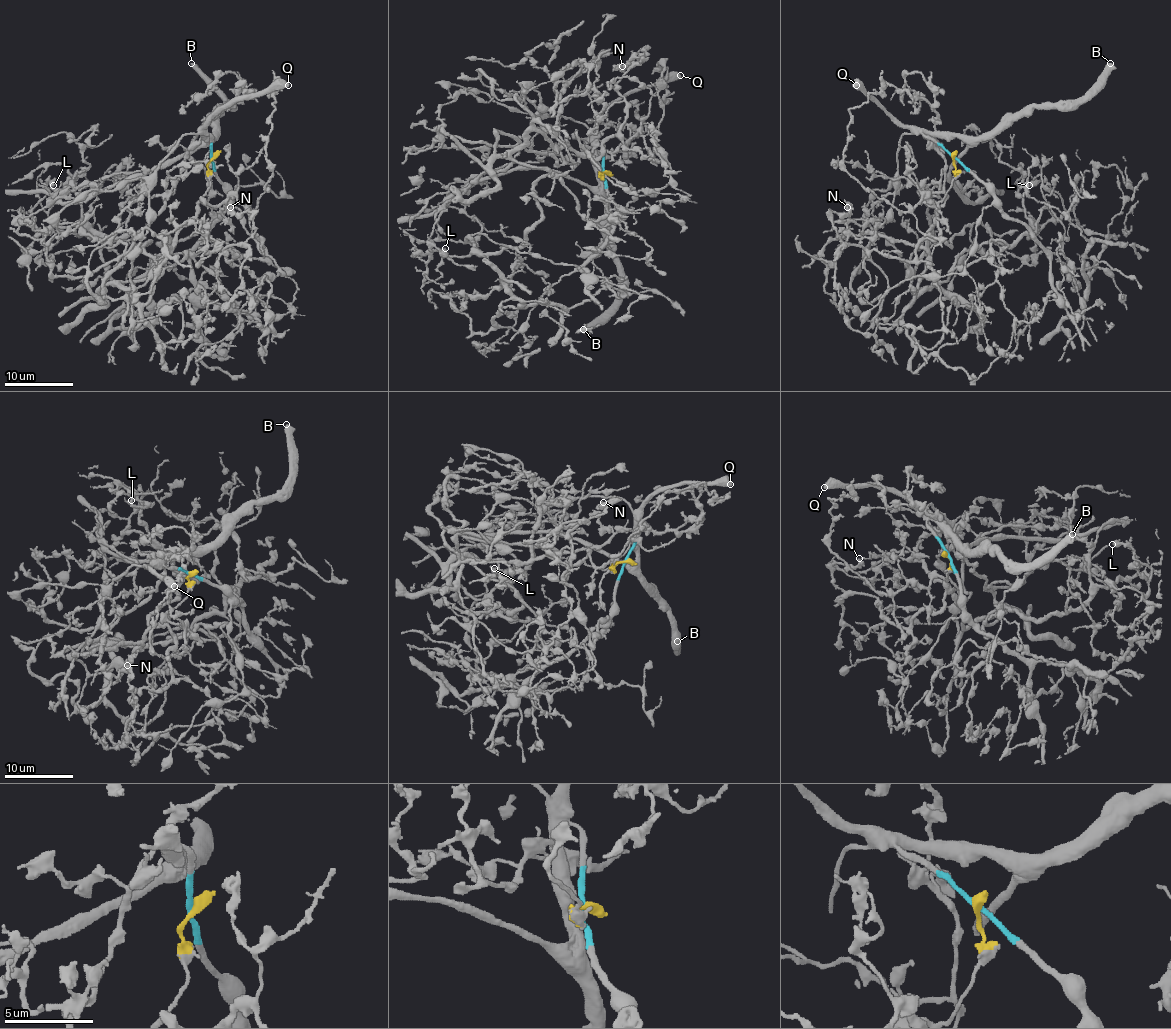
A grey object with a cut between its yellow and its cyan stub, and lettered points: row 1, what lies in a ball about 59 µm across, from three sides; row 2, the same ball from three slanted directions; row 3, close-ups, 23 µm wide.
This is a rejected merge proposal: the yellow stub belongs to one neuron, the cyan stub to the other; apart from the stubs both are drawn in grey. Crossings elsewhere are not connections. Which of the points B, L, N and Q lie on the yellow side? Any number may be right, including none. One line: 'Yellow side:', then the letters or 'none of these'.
Yellow side: L, N

